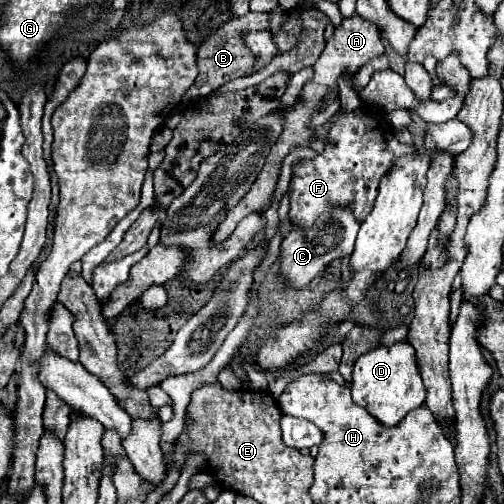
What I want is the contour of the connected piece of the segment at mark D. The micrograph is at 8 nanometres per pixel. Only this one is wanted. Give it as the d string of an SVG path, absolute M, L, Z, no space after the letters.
M399 341L391 347L377 345L375 349L363 353L353 367L351 393L353 401L365 407L377 421L383 425L397 425L409 411L425 403L425 385L415 357L415 347L407 341Z

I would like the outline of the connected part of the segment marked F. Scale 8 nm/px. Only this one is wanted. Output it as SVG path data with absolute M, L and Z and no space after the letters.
M365 105L351 113L337 111L331 117L331 129L325 137L323 153L313 159L301 159L293 167L289 183L291 225L305 231L317 221L317 217L335 209L351 209L357 221L363 221L371 213L381 177L391 171L399 157L417 153L415 145L401 143L395 137L395 131L385 117L387 115L381 109L367 109Z

